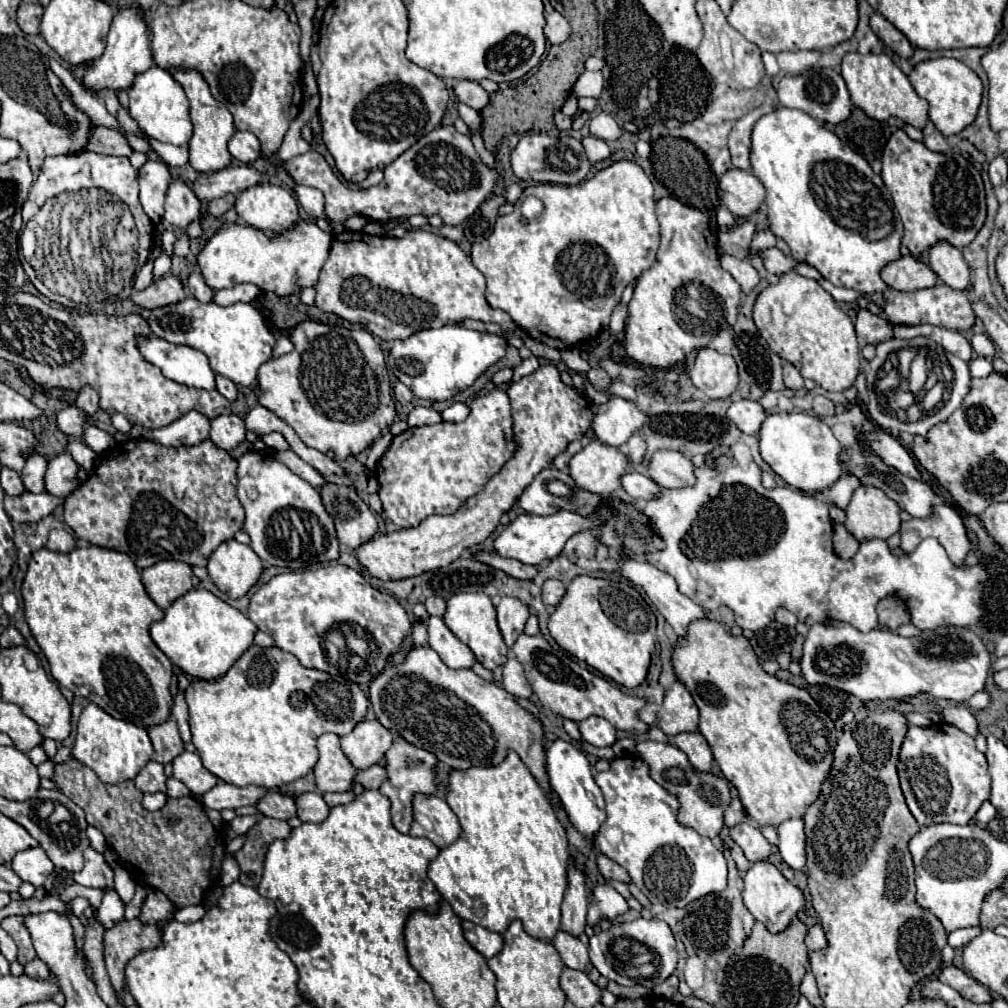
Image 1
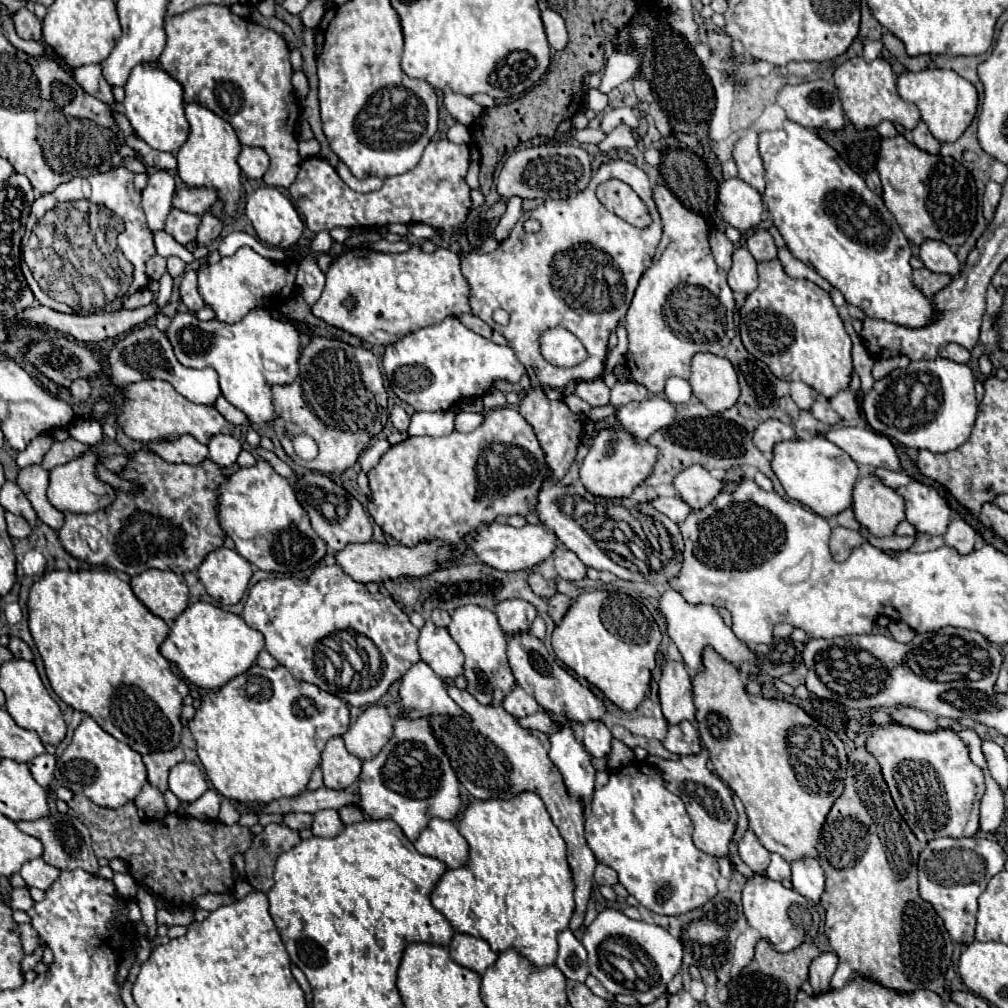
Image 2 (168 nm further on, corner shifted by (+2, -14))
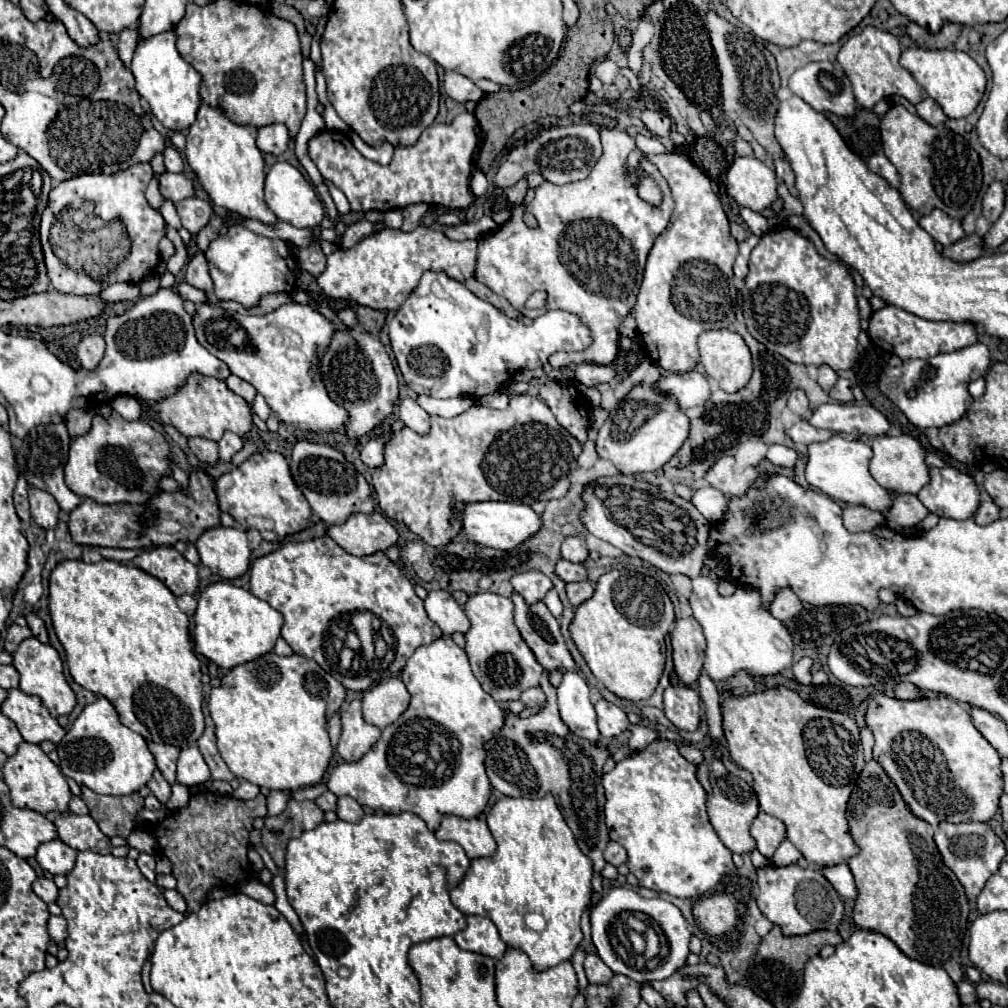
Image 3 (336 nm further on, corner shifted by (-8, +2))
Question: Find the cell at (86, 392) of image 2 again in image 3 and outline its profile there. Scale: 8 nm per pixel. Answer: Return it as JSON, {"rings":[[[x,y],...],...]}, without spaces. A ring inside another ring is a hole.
{"rings":[[[87,336],[77,346],[77,358],[85,370],[95,370],[105,354],[105,340],[101,336]]]}

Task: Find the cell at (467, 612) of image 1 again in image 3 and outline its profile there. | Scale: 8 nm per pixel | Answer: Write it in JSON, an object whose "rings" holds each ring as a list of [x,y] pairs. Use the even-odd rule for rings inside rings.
{"rings":[[[493,592],[471,594],[465,604],[465,614],[471,620],[471,630],[465,634],[465,652],[471,662],[471,670],[483,690],[493,696],[495,702],[519,700],[521,692],[531,686],[539,686],[543,668],[539,668],[533,652],[527,648],[513,622],[513,602]]]}

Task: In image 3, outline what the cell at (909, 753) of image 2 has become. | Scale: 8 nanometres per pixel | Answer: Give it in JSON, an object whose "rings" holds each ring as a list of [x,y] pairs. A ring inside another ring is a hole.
{"rings":[[[877,694],[867,706],[865,722],[875,736],[875,760],[879,760],[879,764],[897,784],[915,816],[931,826],[937,826],[939,822],[989,822],[993,818],[999,808],[999,796],[1003,794],[1003,778],[999,768],[1001,756],[975,728],[971,714],[959,702],[945,696],[905,702]]]}

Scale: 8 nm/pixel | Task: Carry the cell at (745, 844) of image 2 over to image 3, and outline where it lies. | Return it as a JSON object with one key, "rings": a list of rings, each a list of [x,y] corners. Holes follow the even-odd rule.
{"rings":[[[759,812],[751,824],[751,836],[757,842],[757,850],[765,858],[771,858],[775,854],[777,846],[785,840],[785,826],[779,818]]]}

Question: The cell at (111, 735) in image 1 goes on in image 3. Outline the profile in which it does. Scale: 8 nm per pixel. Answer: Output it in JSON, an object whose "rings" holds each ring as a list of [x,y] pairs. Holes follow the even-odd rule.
{"rings":[[[103,696],[83,708],[65,738],[57,744],[57,754],[61,760],[61,772],[97,794],[133,794],[151,780],[157,768],[143,736],[123,726],[111,702]]]}

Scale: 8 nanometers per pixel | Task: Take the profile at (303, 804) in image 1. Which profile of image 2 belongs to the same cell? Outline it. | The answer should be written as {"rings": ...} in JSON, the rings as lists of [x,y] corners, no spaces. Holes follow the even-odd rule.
{"rings":[[[321,810],[315,814],[315,820],[313,820],[313,834],[315,836],[323,836],[323,838],[333,838],[337,836],[337,832],[341,832],[345,824],[341,822],[339,818],[339,812],[337,810]]]}

